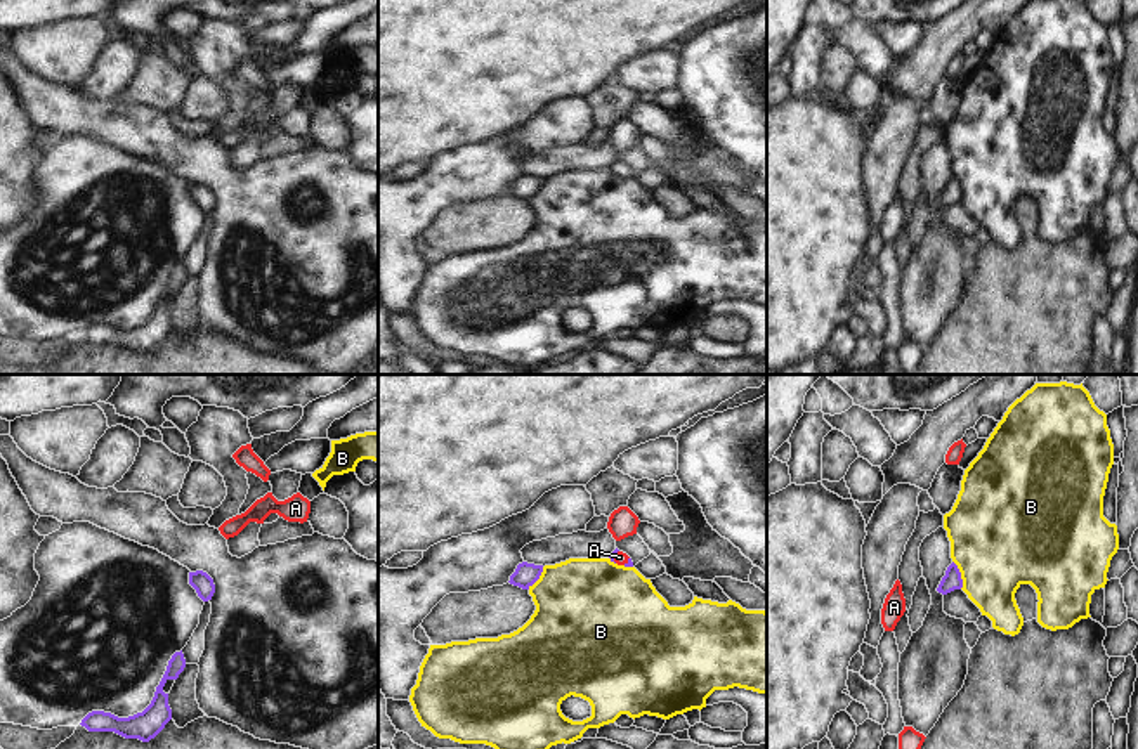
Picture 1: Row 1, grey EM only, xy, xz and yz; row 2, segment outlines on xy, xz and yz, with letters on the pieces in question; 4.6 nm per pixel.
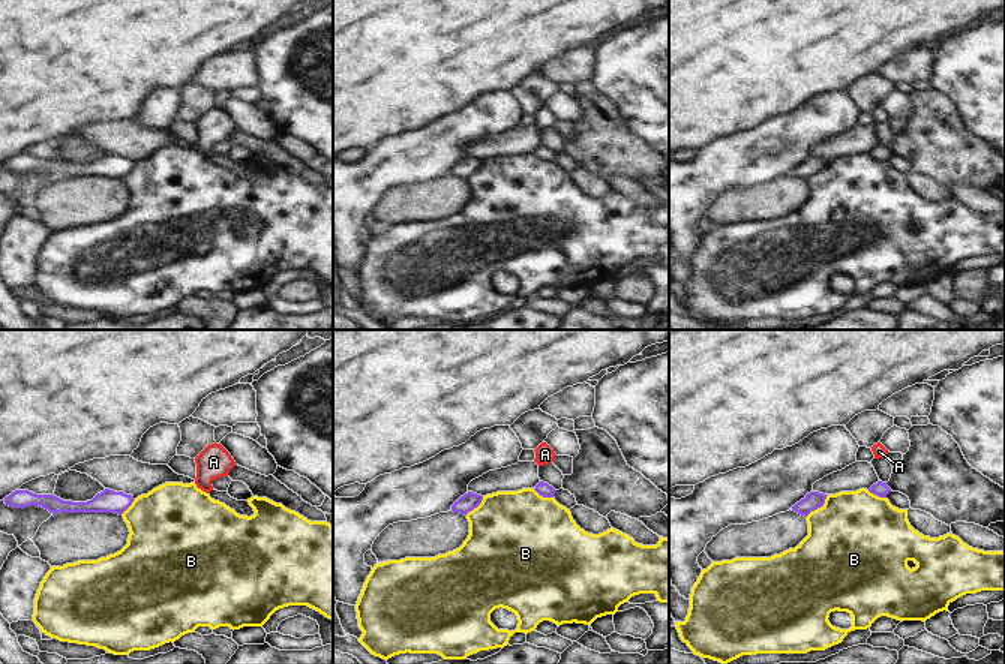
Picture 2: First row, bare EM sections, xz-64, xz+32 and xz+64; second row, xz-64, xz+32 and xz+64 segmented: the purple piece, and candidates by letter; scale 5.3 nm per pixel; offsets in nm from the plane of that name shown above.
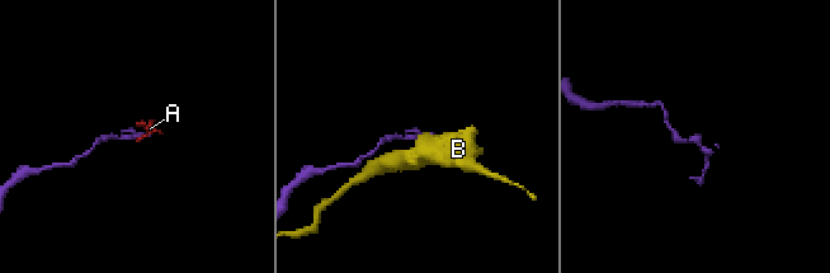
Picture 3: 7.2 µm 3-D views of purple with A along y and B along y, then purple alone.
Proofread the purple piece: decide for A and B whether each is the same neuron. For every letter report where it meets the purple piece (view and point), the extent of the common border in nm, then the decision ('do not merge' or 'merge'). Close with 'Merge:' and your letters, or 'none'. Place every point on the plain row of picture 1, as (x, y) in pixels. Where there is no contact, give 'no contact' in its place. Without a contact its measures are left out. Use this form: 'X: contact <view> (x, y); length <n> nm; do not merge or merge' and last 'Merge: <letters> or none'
A: contact xz (613, 167); length 70 nm; merge
B: contact yz (960, 186); length 140 nm; do not merge
Merge: A

